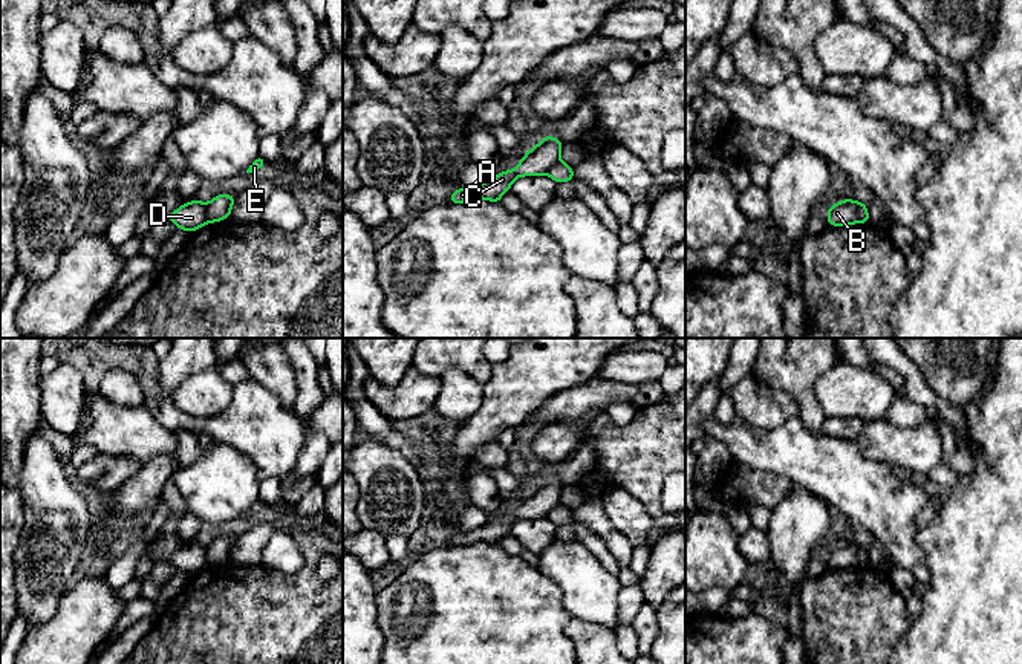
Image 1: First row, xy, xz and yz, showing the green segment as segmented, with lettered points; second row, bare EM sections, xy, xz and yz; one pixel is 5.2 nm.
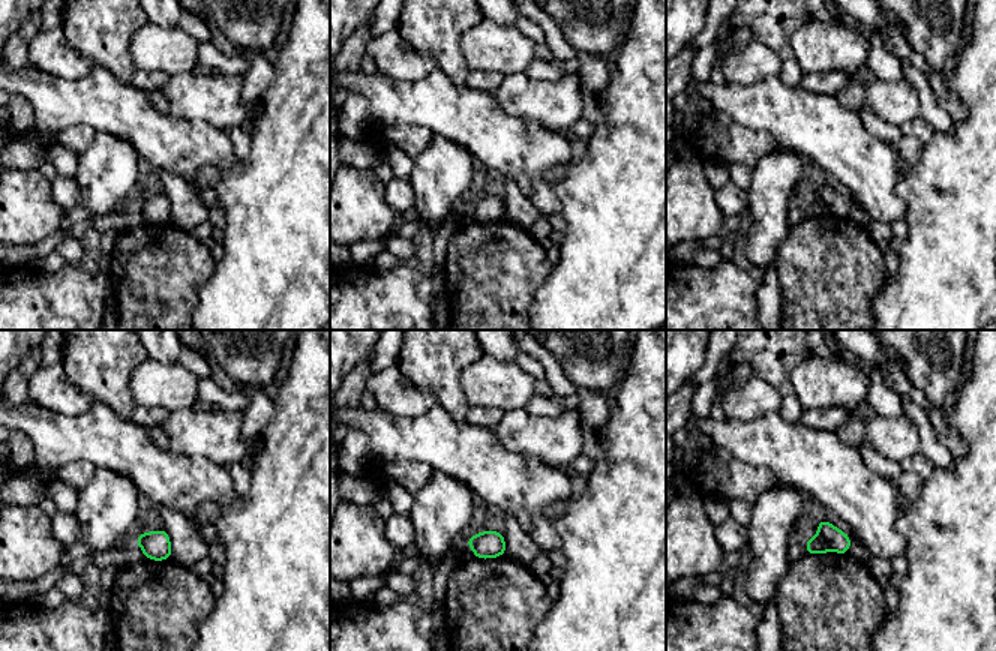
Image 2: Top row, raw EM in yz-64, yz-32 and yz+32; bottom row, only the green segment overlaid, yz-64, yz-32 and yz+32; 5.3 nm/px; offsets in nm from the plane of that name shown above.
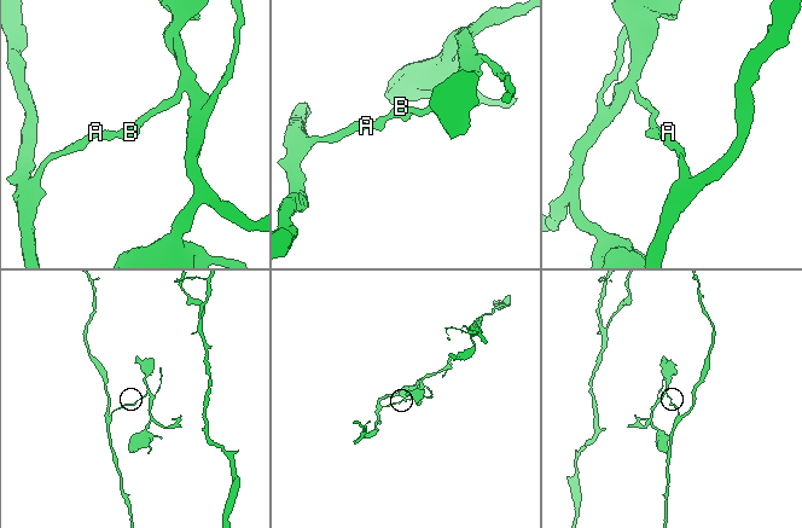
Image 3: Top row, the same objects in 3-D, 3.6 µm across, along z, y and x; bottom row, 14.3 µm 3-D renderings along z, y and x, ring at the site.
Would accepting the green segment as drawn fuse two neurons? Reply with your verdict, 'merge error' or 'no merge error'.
merge error

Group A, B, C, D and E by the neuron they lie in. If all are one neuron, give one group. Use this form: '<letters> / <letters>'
A B C D / E

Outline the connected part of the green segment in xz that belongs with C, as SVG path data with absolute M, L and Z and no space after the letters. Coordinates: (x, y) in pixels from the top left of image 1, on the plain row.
M545 479L535 490L526 494L517 509L509 514L499 514L493 522L473 531L457 531L451 535L450 546L464 546L474 542L487 542L500 546L503 535L520 519L546 517L558 503L563 485L558 480Z

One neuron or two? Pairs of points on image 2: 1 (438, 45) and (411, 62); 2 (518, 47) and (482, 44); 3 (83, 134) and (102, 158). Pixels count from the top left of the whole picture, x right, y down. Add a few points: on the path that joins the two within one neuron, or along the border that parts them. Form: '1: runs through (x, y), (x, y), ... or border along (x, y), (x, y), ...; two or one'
1: border along (426, 51), (438, 66); two
2: runs through (509, 47), (491, 47); one
3: border along (96, 132), (92, 143), (80, 155); two

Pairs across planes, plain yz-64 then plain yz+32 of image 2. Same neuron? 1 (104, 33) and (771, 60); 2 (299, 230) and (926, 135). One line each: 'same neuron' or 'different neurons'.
1: different neurons
2: different neurons

